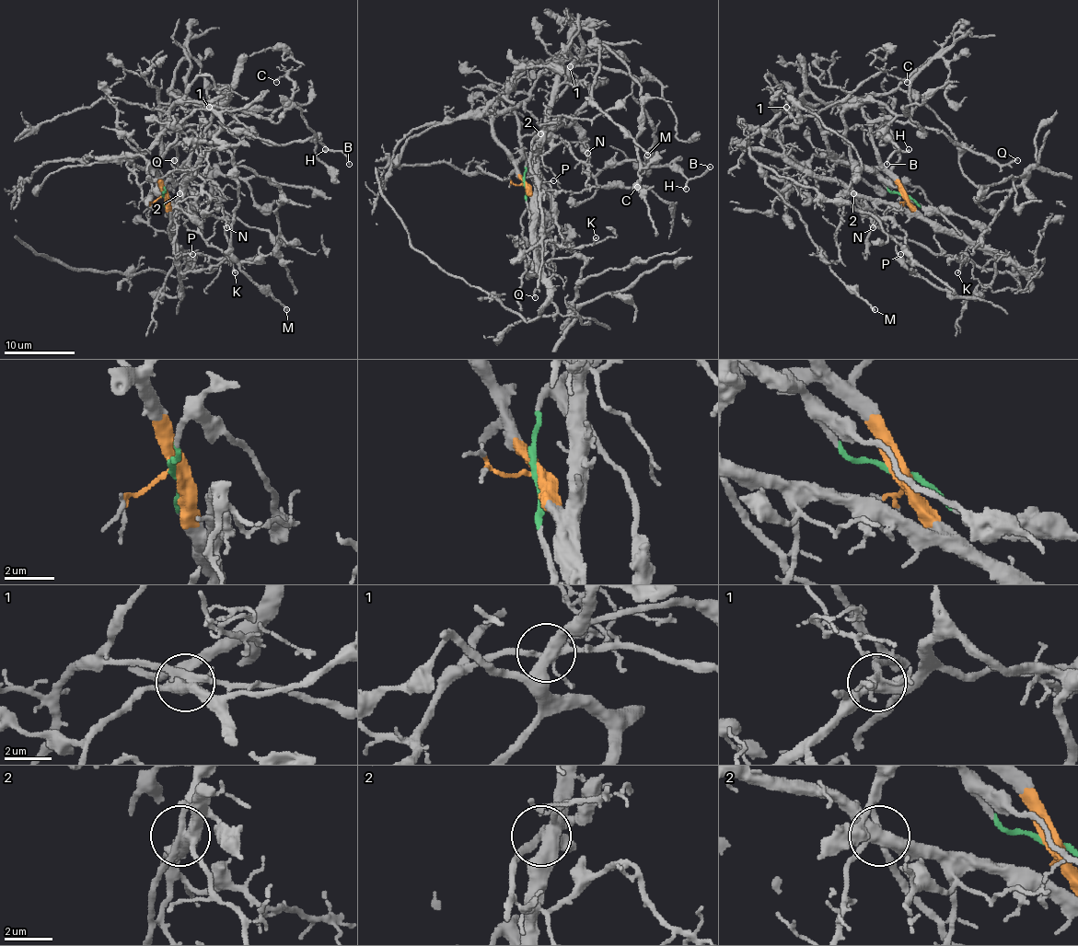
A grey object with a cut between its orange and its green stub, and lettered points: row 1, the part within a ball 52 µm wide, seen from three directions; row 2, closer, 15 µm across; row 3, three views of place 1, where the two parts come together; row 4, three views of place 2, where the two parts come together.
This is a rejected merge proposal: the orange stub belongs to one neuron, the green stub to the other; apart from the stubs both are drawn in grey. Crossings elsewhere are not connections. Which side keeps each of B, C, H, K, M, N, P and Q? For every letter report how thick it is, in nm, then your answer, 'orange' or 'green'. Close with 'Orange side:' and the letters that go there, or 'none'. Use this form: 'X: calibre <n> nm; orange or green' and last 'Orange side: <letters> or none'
B: calibre 180 nm; green
C: calibre 130 nm; orange
H: calibre 190 nm; green
K: calibre 110 nm; orange
M: calibre 190 nm; green
N: calibre 120 nm; orange
P: calibre 140 nm; green
Q: calibre 180 nm; orange
Orange side: C, K, N, Q

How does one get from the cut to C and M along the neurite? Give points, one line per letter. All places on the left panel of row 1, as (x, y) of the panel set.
C: (164, 196), (152, 169), (132, 162), (169, 109), (196, 102), (269, 118), (294, 84), (287, 72), (276, 82)
M: (164, 196), (226, 93), (209, 107), (221, 120), (215, 139), (232, 156), (237, 183), (232, 259), (287, 310)

